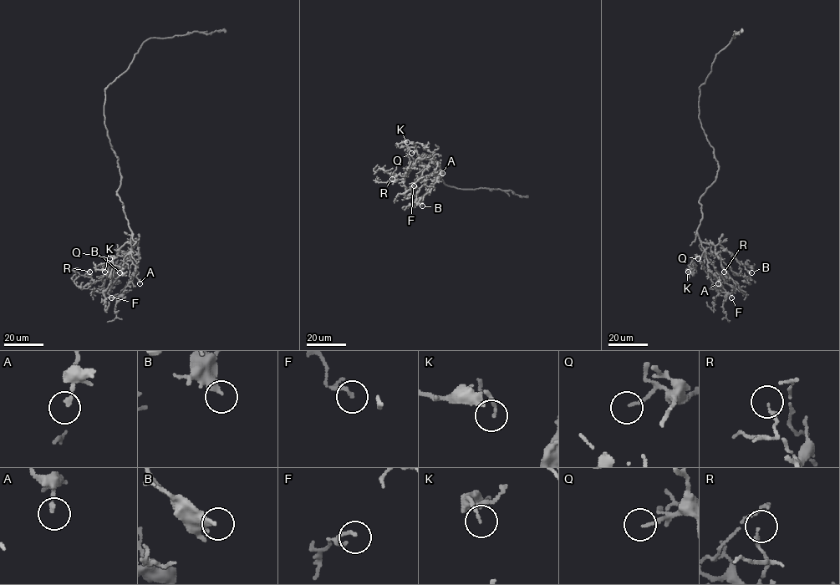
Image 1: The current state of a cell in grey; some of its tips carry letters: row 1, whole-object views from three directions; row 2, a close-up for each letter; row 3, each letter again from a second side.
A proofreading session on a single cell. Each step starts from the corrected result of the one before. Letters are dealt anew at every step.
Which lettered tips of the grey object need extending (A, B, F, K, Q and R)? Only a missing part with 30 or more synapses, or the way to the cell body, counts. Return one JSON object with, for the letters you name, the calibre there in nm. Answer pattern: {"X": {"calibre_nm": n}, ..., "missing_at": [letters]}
{"B": {"calibre_nm": 320}, "Q": {"calibre_nm": 140}, "missing_at": ["B", "Q"]}

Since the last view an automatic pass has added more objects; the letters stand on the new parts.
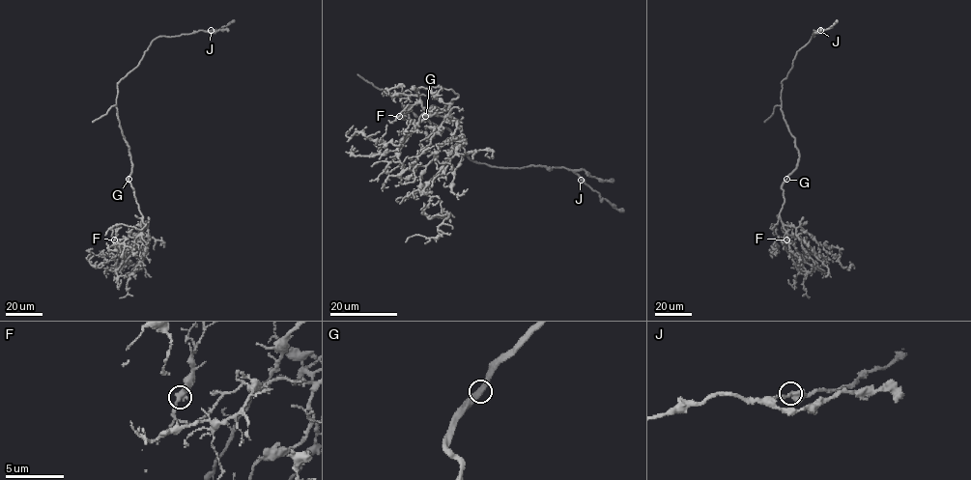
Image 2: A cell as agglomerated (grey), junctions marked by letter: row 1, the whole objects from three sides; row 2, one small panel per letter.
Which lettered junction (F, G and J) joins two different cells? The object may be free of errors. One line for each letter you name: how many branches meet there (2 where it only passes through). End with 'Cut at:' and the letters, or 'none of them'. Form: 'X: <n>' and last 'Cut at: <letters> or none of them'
Cut at: none of them

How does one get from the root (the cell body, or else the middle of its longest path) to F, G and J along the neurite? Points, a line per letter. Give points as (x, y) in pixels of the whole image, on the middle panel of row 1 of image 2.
F: (422, 131), (432, 137), (426, 117), (432, 107), (440, 111), (451, 103), (443, 116), (419, 102), (399, 116)
G: (422, 131), (427, 139), (432, 137), (432, 126), (426, 116)
J: (422, 131), (403, 105), (447, 128), (471, 160), (497, 167), (564, 167), (581, 179)

